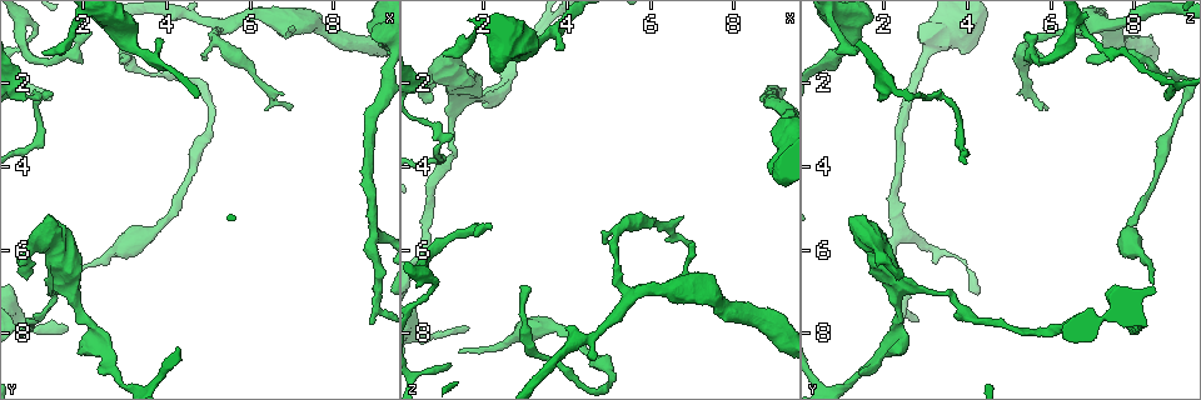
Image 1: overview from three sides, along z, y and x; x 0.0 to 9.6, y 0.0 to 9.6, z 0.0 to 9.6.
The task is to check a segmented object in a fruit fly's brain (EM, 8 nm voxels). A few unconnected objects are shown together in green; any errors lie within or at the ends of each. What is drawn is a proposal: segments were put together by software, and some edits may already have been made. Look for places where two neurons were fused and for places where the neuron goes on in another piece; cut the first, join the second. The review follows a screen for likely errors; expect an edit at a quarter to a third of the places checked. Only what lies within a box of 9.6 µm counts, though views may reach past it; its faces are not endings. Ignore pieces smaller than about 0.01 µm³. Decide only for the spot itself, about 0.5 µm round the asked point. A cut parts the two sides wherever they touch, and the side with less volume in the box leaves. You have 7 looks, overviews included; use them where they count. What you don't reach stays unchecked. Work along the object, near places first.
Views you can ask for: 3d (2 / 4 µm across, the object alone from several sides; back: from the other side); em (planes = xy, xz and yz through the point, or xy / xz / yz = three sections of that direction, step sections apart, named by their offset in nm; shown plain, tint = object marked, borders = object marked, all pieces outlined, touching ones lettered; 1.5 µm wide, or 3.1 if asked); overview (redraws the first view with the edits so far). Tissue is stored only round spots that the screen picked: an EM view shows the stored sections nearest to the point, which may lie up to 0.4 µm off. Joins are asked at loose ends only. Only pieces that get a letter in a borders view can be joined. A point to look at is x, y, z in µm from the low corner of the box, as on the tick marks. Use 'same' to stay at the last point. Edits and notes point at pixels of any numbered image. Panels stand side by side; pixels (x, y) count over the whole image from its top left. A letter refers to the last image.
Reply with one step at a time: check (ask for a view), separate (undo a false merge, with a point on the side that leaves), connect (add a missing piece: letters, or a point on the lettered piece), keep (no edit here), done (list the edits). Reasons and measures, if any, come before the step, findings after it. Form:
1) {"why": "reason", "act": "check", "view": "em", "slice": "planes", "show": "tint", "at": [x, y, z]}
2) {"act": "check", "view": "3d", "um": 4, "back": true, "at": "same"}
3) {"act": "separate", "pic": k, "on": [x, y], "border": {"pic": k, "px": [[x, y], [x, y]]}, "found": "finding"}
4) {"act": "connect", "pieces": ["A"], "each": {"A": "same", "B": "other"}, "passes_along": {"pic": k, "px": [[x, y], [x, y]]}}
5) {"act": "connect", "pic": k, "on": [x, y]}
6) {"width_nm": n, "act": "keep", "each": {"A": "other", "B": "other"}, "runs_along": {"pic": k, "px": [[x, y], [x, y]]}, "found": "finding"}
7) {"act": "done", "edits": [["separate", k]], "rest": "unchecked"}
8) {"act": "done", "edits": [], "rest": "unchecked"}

{"act": "check", "view": "3d", "um": 4, "at": [3.10, 1.30, 6.85]}

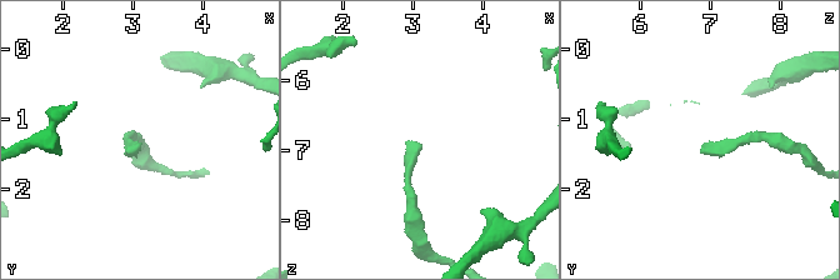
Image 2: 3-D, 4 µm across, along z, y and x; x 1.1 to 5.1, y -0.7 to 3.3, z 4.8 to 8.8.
{"why": "now the EM", "act": "check", "view": "em", "slice": "xz", "step": 8, "show": "tint", "at": [3.10, 1.35, 6.90]}

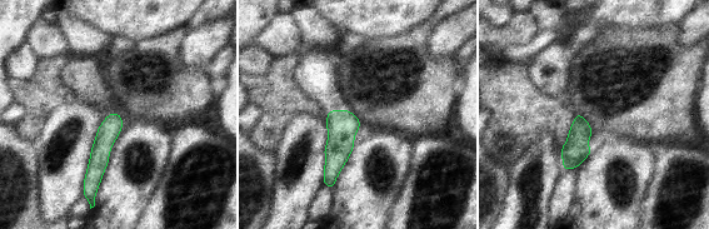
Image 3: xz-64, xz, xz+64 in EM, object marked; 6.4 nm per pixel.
{"why": "cut it another way", "act": "check", "view": "em", "slice": "planes", "show": "borders", "at": "same"}

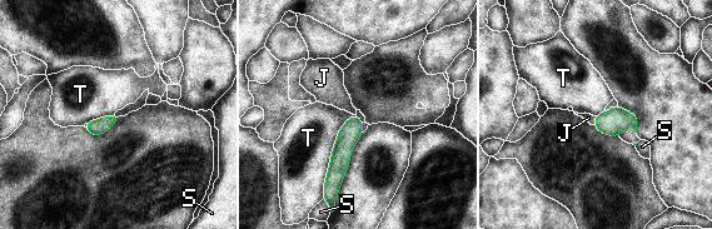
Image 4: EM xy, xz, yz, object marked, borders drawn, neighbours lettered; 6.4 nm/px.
{"width_nm": 100, "act": "connect", "pieces": ["J"], "each": {"J": "same", "S": "other", "T": "other"}, "passes_along": {"pic": 4, "px": [[613, 122], [596, 120], [588, 118]]}, "found": "the neuron continues"}

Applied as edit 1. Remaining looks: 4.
{"why": "see it whole again", "act": "check", "view": "overview"}

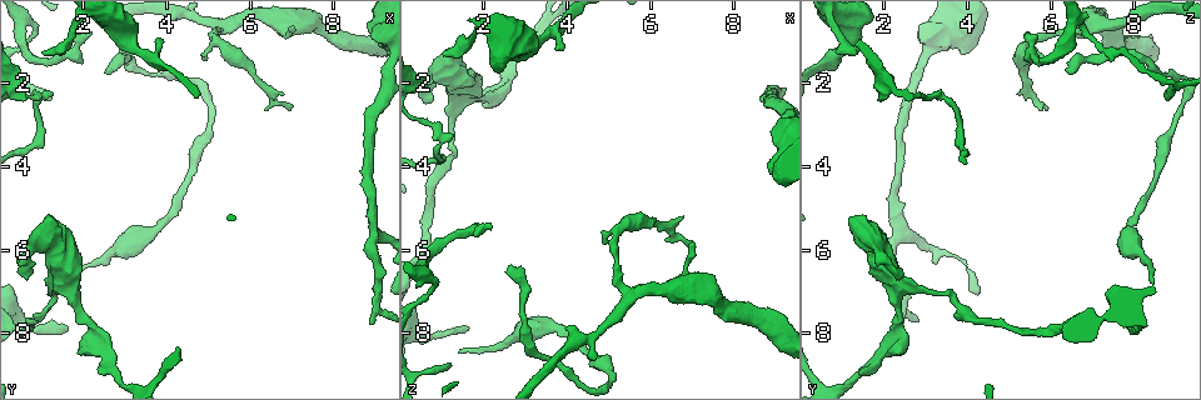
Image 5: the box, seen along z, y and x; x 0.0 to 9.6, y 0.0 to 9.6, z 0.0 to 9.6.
{"why": "branch stops here", "act": "check", "view": "3d", "um": 2, "at": [1.25, 2.35, 8.75]}

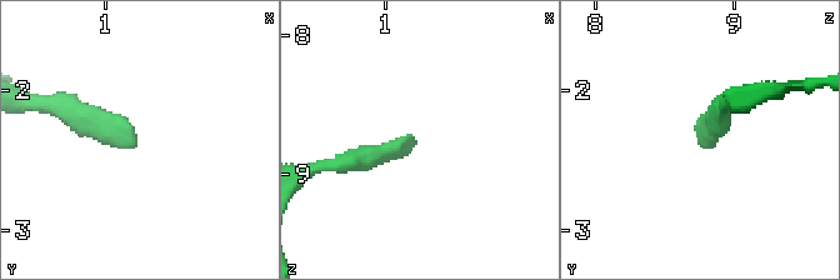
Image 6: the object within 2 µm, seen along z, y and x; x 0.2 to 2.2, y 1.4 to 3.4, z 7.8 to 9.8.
{"act": "check", "view": "em", "slice": "planes", "show": "borders", "at": [1.22, 2.36, 8.76]}

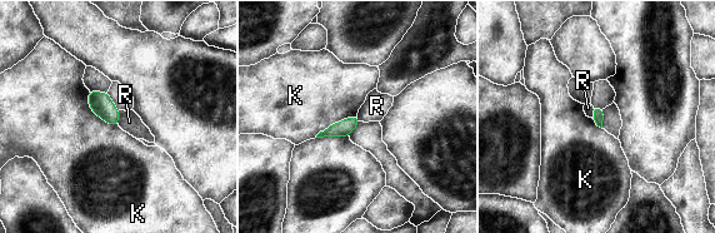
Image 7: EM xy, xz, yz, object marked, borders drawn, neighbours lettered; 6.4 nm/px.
{"act": "keep", "each": {"K": "other", "R": "other"}, "border": {"pic": 7, "px": [[118, 110], [119, 124]]}, "found": "none of them fits"}

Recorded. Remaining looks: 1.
{"act": "done", "edits": [["connect", 4]], "rest": "unchecked"}

